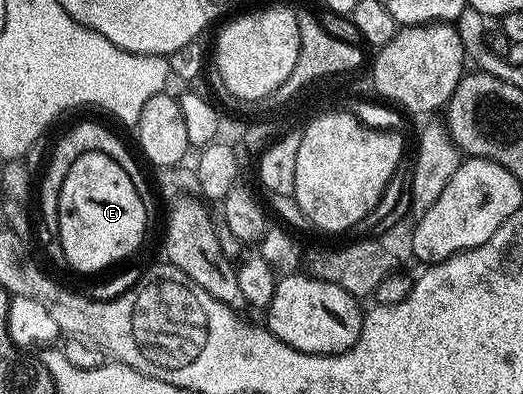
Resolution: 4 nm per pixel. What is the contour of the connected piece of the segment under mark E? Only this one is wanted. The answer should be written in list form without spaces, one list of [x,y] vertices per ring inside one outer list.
[[[91,150],[82,154],[69,168],[69,176],[61,184],[59,200],[59,246],[63,249],[63,258],[75,270],[83,274],[91,274],[94,270],[103,270],[122,258],[127,258],[143,242],[147,234],[147,214],[149,208],[137,194],[137,188],[125,169],[117,161],[105,156],[101,152]]]

